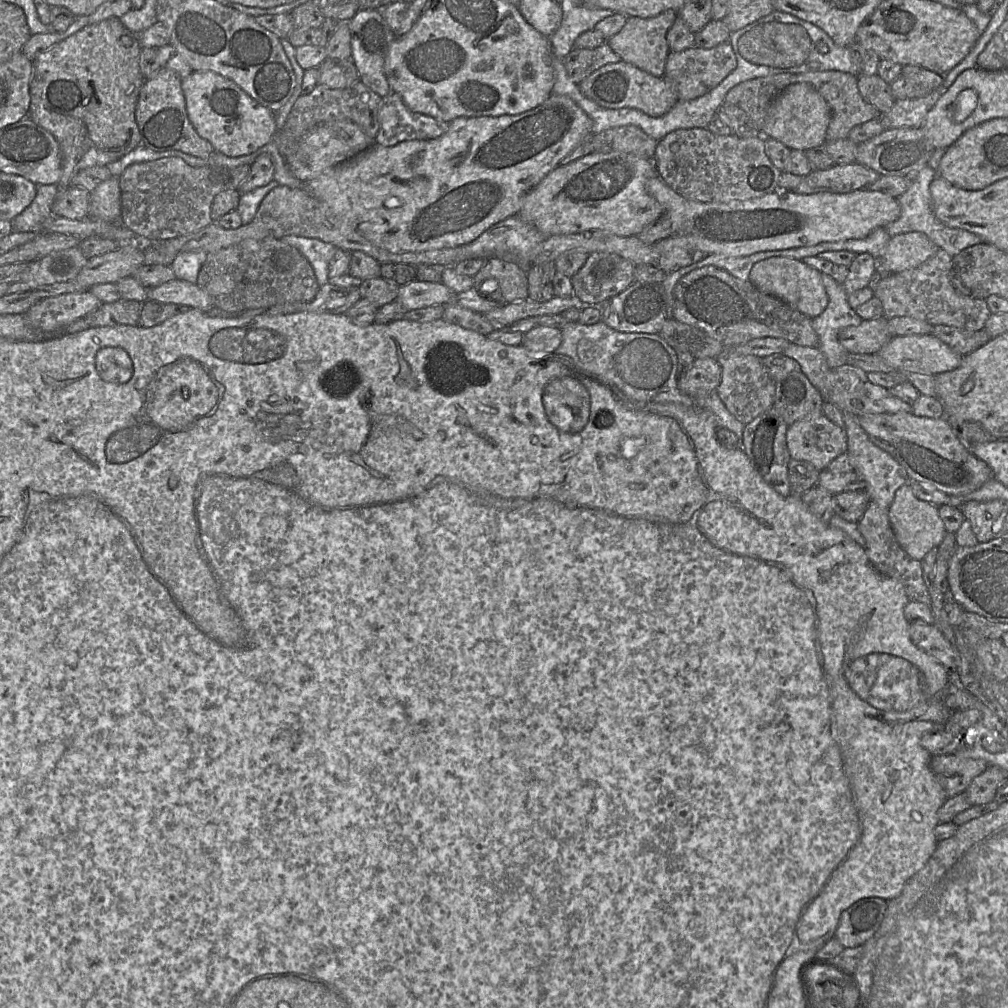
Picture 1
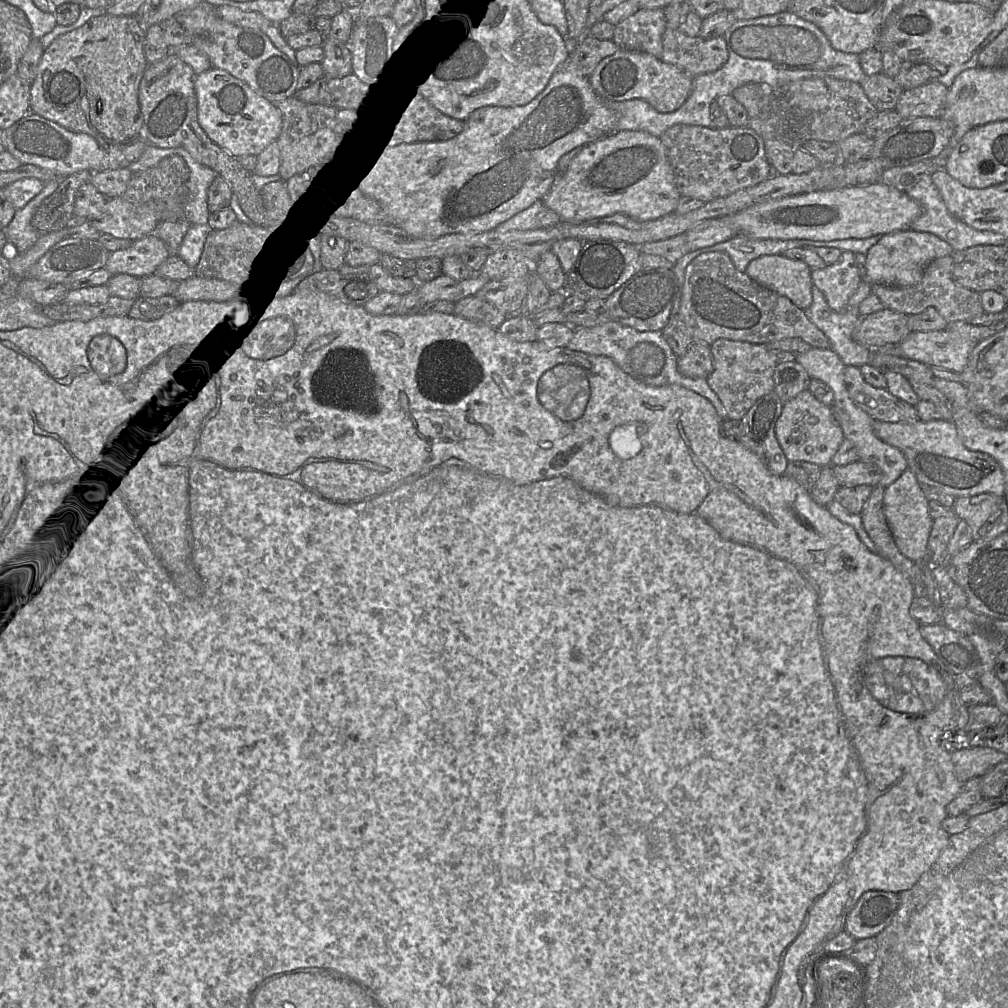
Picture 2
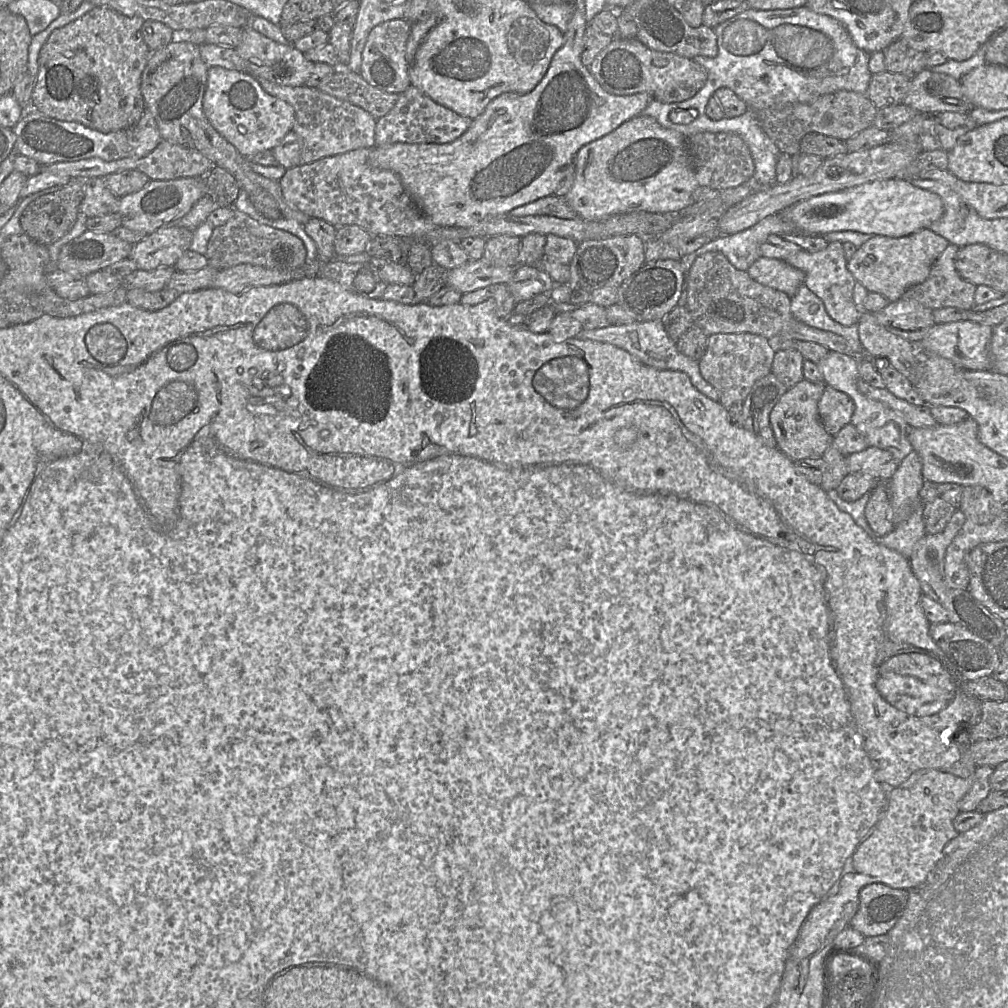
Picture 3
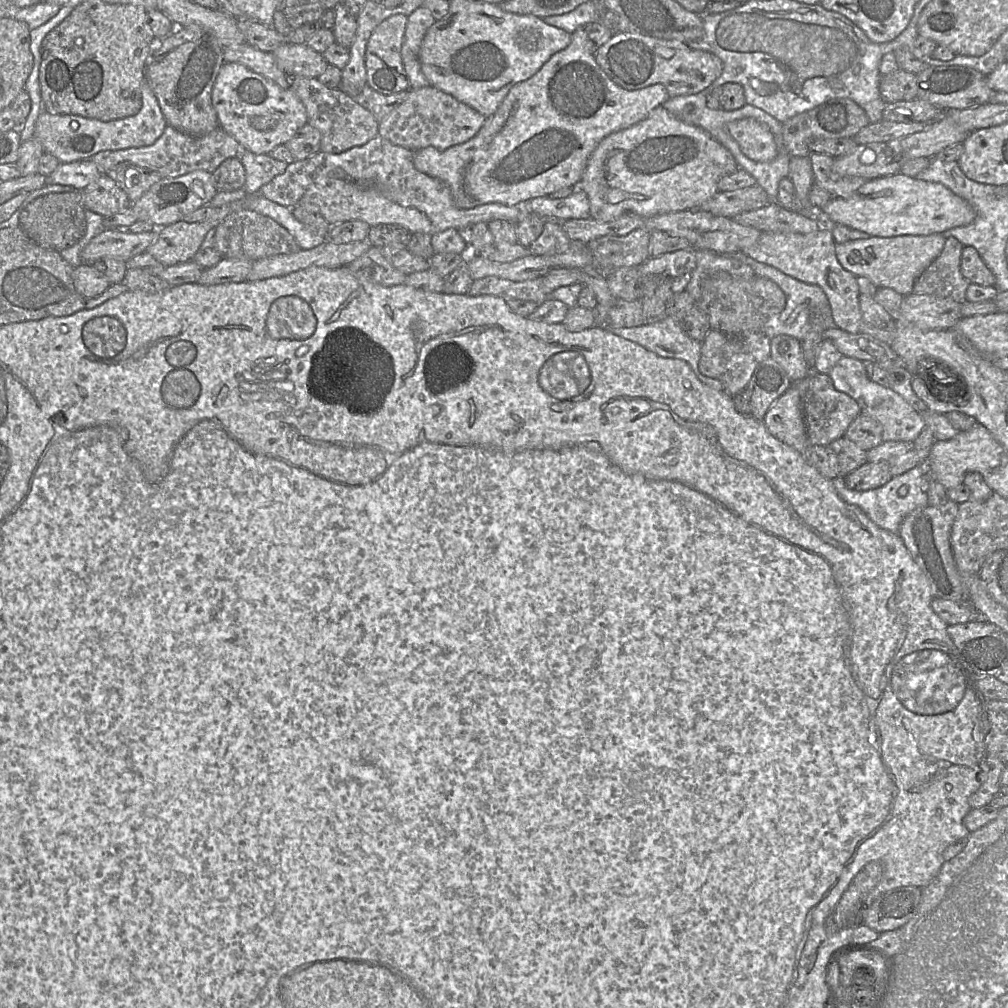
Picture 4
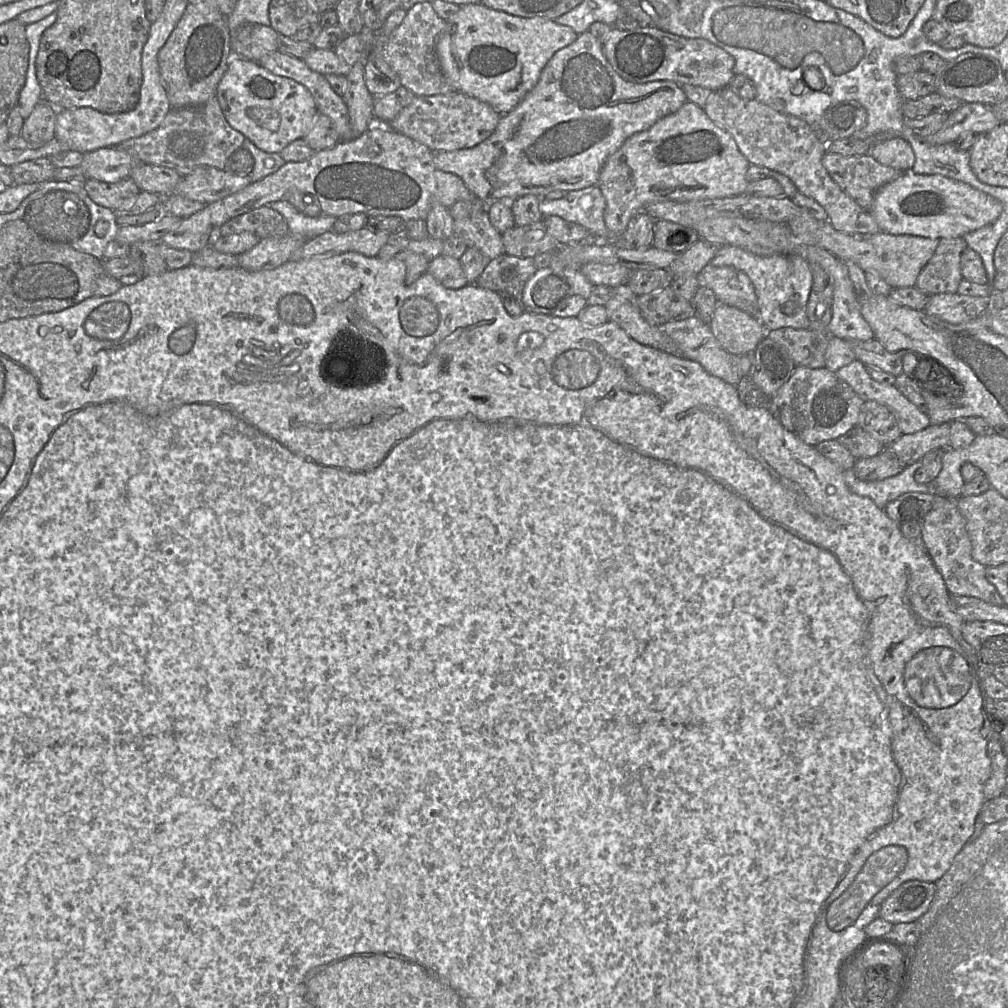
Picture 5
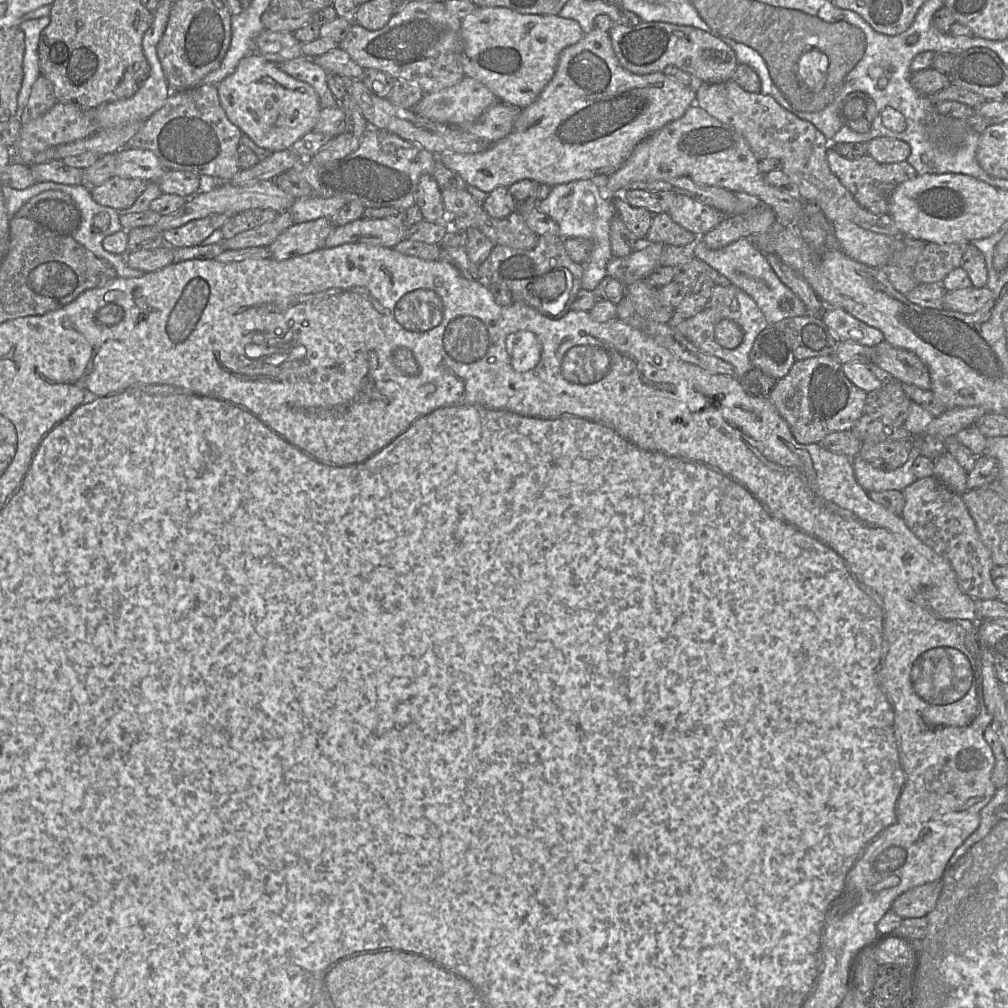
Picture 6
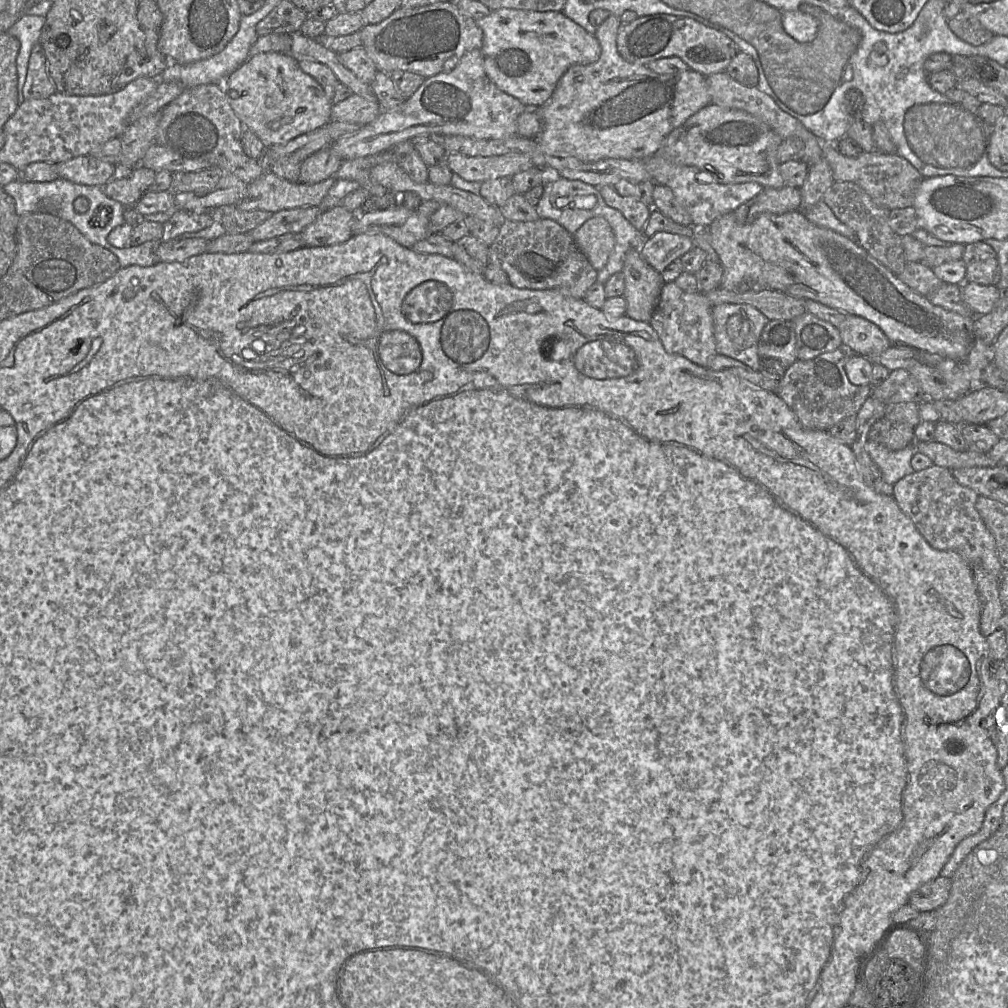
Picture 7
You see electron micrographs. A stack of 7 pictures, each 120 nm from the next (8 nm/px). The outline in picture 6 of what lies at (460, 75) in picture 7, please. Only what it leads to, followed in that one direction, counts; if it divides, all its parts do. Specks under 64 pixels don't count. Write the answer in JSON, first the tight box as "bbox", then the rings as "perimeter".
{"bbox":[414,76,500,128],"perimeter":[[[464,76],[456,85],[438,92],[424,93],[422,99],[414,107],[414,112],[431,121],[455,128],[464,128],[477,121],[481,115],[500,100],[480,82]]]}

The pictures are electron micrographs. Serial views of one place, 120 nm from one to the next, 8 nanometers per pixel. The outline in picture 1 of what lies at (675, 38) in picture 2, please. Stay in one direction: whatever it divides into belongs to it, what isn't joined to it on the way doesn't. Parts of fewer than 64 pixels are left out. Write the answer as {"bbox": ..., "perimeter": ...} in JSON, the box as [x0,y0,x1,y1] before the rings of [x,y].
{"bbox":[664,42,737,101],"perimeter":[[[728,42],[713,48],[691,47],[681,52],[670,52],[665,66],[664,78],[675,90],[678,101],[694,100],[717,87],[735,68],[737,58]]]}

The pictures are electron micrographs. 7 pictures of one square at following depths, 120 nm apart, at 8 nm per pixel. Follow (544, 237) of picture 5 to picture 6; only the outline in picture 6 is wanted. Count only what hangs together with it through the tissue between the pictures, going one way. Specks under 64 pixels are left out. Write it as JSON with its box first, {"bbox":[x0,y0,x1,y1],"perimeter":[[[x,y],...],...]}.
{"bbox":[476,209,539,250],"perimeter":[[[484,209],[476,214],[476,228],[495,245],[508,246],[513,249],[531,250],[539,239],[524,221],[521,214],[514,211],[505,218],[489,216]]]}

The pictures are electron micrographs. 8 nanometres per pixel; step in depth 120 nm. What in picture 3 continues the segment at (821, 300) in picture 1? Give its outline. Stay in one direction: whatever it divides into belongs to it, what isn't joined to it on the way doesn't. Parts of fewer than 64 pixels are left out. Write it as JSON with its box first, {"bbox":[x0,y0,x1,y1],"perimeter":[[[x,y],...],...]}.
{"bbox":[747,257,804,297],"perimeter":[[[760,257],[747,270],[752,279],[792,297],[804,284],[803,271],[789,265],[782,259]]]}

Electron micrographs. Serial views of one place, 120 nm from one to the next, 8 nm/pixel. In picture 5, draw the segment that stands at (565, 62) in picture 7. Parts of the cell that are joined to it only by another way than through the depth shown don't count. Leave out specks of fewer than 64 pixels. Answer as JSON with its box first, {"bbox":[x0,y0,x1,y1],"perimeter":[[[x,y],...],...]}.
{"bbox":[436,4,578,115],"perimeter":[[[480,4],[460,6],[458,12],[446,20],[436,43],[441,70],[455,91],[489,104],[503,115],[515,108],[537,84],[541,71],[560,49],[572,44],[578,34],[569,26],[543,17],[523,18],[494,10]]]}

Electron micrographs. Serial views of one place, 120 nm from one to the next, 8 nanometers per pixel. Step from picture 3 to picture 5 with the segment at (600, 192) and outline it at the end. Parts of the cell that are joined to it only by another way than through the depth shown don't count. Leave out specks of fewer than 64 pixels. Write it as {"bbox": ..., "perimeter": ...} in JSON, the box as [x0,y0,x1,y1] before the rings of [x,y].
{"bbox":[597,102,750,237],"perimeter":[[[686,102],[647,130],[630,136],[604,164],[597,185],[606,200],[604,222],[609,234],[614,237],[621,235],[630,219],[654,202],[689,202],[744,194],[749,184],[746,179],[749,166],[750,163],[738,149],[733,137],[714,124],[702,108]]]}

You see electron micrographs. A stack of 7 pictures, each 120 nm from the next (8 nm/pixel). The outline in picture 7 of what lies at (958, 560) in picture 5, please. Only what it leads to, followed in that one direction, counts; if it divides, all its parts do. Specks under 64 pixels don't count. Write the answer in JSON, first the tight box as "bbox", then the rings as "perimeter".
{"bbox":[893,464,1003,578],"perimeter":[[[933,464],[914,471],[896,482],[893,492],[900,509],[931,547],[954,551],[971,567],[981,566],[992,576],[1001,578],[1003,569],[997,556],[995,539],[975,507],[978,494],[959,484],[948,468]]]}

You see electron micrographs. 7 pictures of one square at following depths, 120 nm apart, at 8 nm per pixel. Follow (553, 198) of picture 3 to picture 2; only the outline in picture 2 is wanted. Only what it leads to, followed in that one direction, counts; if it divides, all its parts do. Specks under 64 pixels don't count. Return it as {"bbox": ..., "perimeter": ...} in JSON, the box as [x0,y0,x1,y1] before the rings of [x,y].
{"bbox":[495,200,560,232],"perimeter":[[[539,200],[499,224],[495,230],[498,232],[508,232],[512,230],[549,229],[553,228],[560,221],[558,214],[549,209],[543,201]]]}

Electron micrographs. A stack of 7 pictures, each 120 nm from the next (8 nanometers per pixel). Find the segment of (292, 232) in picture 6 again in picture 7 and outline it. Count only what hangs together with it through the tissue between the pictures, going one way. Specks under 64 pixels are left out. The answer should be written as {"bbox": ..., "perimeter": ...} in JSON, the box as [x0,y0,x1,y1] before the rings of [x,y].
{"bbox":[301,204,357,247],"perimeter":[[[339,204],[322,212],[301,232],[302,247],[321,247],[343,243],[352,236],[352,224],[357,213]]]}

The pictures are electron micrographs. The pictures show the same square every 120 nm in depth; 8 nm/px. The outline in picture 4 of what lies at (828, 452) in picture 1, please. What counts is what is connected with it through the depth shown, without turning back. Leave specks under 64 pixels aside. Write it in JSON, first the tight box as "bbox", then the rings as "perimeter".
{"bbox":[763,376,812,454],"perimeter":[[[808,376],[792,382],[790,388],[769,408],[763,420],[774,437],[802,454],[812,446],[807,437],[802,410],[802,394],[808,384]]]}

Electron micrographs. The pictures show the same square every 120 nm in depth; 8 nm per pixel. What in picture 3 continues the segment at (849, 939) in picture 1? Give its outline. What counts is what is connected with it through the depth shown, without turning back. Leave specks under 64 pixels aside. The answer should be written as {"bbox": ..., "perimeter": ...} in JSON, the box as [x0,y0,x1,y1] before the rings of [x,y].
{"bbox":[850,883,909,937],"perimeter":[[[872,883],[860,892],[859,907],[850,926],[865,937],[887,934],[903,914],[909,891]]]}

